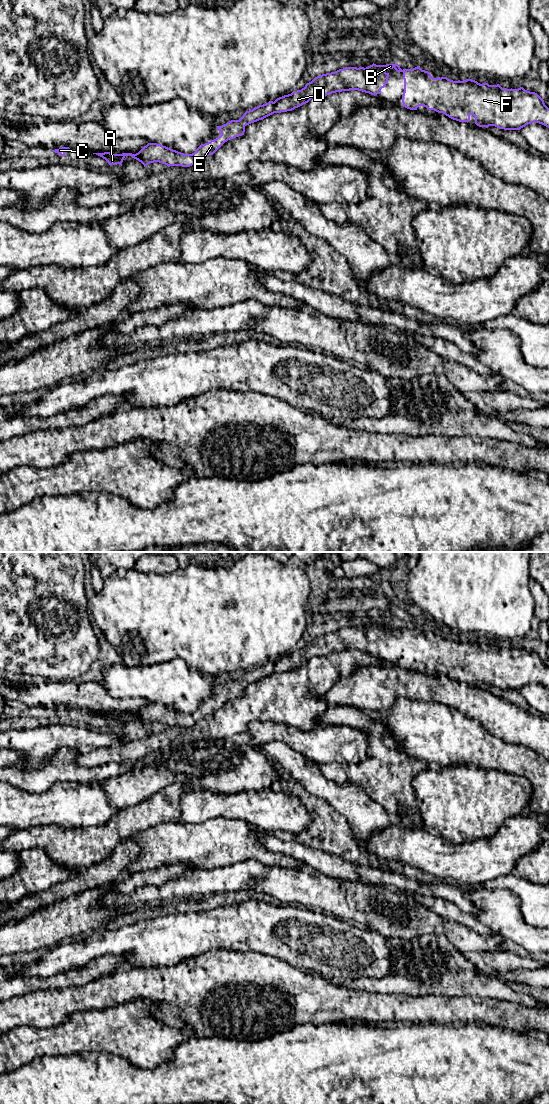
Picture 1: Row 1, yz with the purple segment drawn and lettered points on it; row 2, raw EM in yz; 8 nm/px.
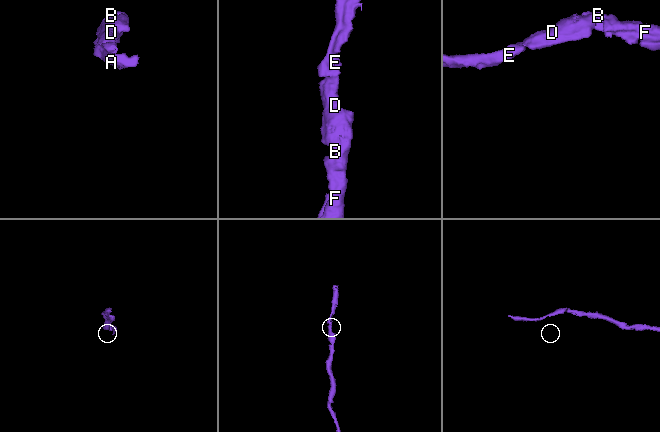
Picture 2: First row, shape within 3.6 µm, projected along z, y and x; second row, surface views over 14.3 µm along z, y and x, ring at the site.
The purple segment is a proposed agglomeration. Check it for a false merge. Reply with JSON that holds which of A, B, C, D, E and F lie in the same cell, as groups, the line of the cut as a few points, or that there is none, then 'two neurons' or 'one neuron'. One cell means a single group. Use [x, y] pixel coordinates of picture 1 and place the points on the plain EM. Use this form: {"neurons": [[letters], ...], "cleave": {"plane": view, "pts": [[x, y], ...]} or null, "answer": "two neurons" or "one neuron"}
{"neurons": [["A", "B", "C", "D", "E", "F"]], "cleave": null, "answer": "one neuron"}

